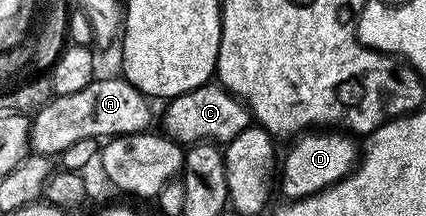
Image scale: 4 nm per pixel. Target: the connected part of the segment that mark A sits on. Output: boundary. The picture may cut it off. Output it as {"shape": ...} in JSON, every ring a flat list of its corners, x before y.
{"shape":[[124,77,95,78,79,92,56,95,38,110,30,121,29,144,36,154,45,157,59,156,78,140,95,138,103,140,121,134,138,134,152,126,153,114,150,101,134,88]]}

